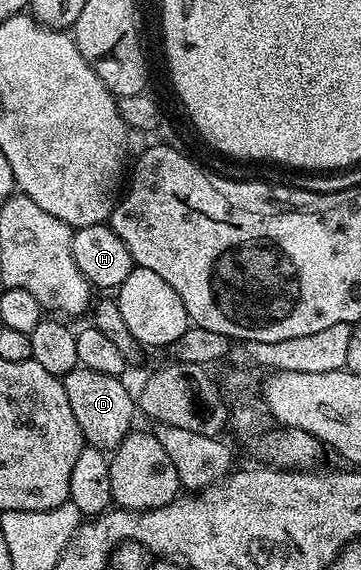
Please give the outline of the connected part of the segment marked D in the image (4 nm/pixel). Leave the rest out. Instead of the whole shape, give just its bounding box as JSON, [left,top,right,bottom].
[62,365,136,453]

